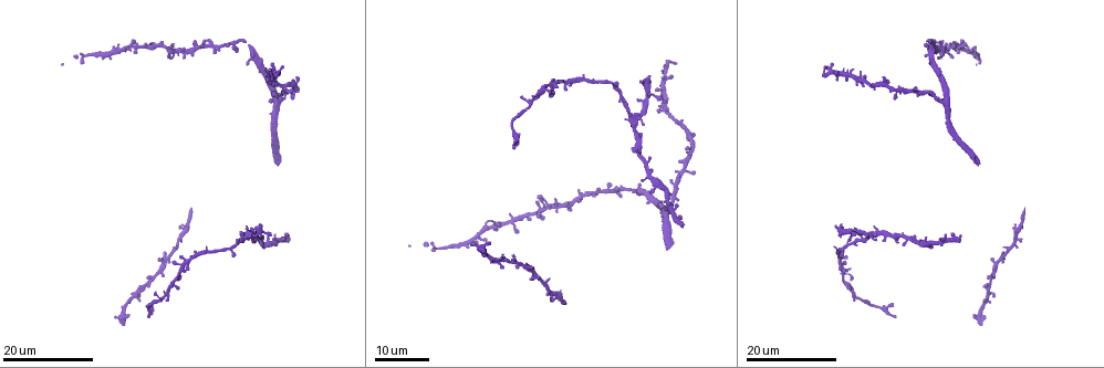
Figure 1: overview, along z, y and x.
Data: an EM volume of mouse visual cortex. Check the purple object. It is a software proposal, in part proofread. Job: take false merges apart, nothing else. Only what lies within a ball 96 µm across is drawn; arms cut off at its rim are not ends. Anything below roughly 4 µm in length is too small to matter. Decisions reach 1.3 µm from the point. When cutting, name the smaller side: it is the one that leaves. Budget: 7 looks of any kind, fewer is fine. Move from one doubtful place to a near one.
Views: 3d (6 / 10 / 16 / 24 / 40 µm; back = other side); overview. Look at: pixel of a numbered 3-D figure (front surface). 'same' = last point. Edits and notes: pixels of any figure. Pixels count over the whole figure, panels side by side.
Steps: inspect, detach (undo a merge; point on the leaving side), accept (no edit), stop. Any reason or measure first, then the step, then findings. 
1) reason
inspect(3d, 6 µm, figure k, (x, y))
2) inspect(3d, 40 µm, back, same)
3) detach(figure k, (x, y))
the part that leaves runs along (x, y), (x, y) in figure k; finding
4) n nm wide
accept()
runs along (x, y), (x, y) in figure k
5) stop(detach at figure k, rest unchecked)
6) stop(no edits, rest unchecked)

three arms meet
inspect(3d, 16 µm, figure 1, (543, 85))

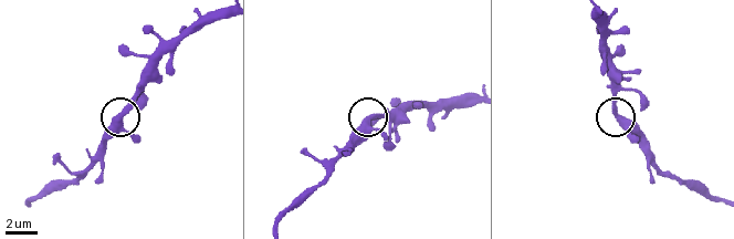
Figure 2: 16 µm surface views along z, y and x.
inspect(3d, 6 µm, figure 2, (365, 120))

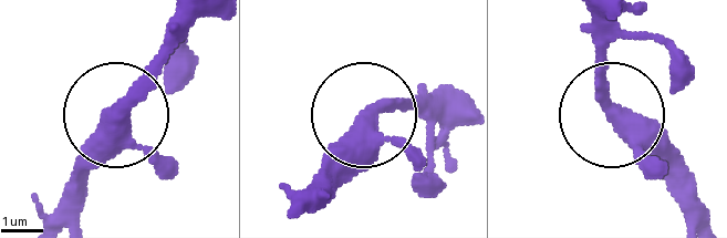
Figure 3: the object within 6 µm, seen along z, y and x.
inspect(3d, 6 µm, back, figure 3, (123, 115))

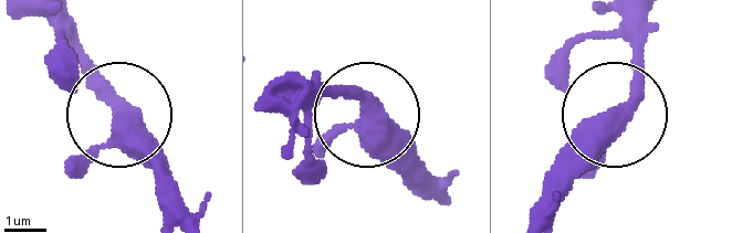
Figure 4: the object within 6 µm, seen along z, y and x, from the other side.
accept()
runs along (279, 85), (353, 96), (374, 138), (412, 177) in figure 4; all the same cell

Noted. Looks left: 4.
inspect(3d, 24 µm, figure 1, (872, 235))

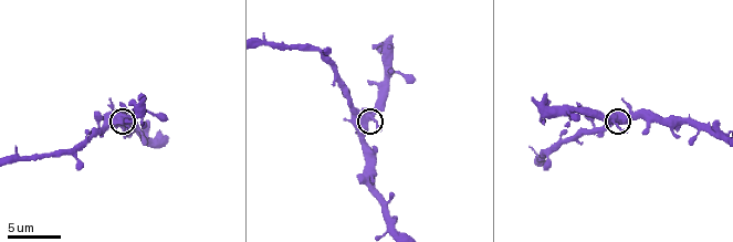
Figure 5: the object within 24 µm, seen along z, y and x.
inspect(3d, 6 µm, figure 5, (369, 120))

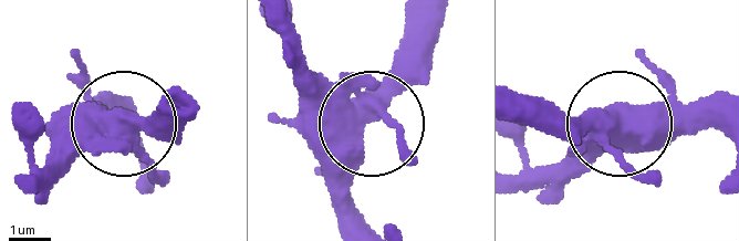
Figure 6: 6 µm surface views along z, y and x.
accept()
runs along (724, 135), (538, 121) in figure 6; one cell here

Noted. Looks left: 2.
four arms meet
inspect(3d, 24 µm, figure 1, (826, 73))

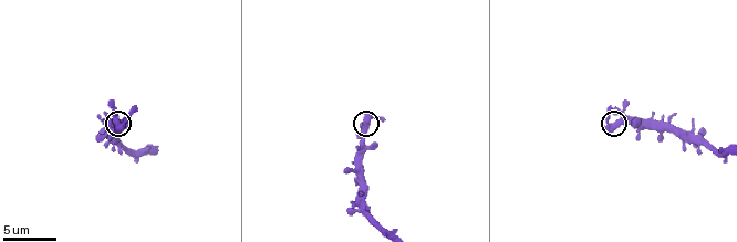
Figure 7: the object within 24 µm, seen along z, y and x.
inspect(3d, 6 µm, figure 7, (364, 123))

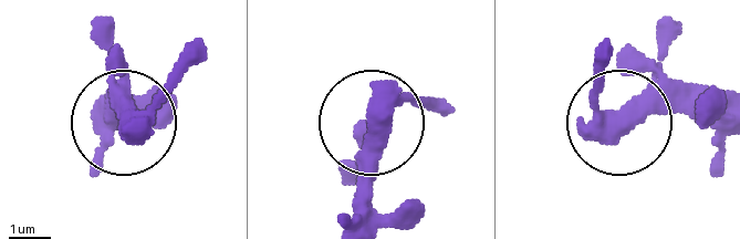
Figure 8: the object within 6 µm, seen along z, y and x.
accept()
runs along (356, 218), (371, 126), (409, 102), (448, 102) in figure 8; one cell here

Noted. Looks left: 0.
stop(no edits, rest unchecked)

